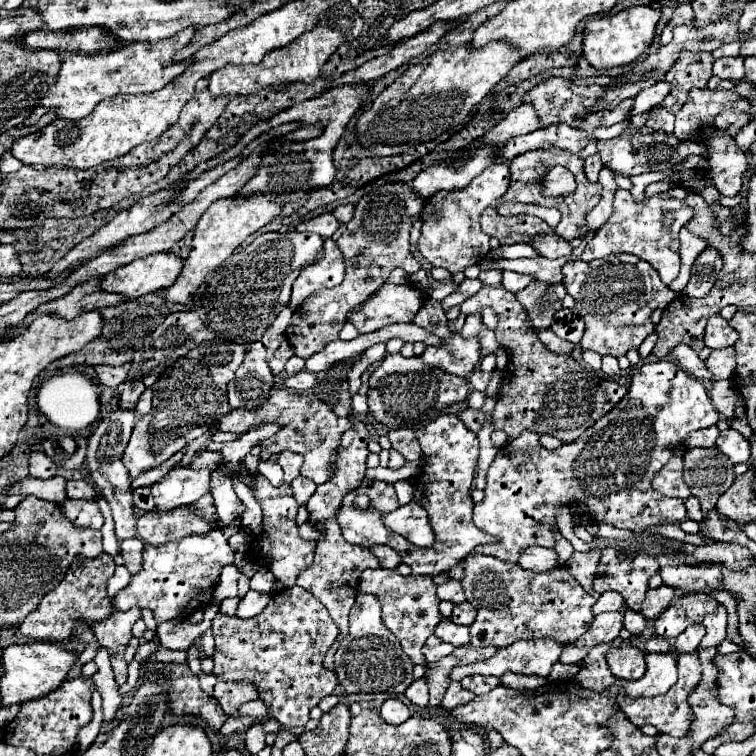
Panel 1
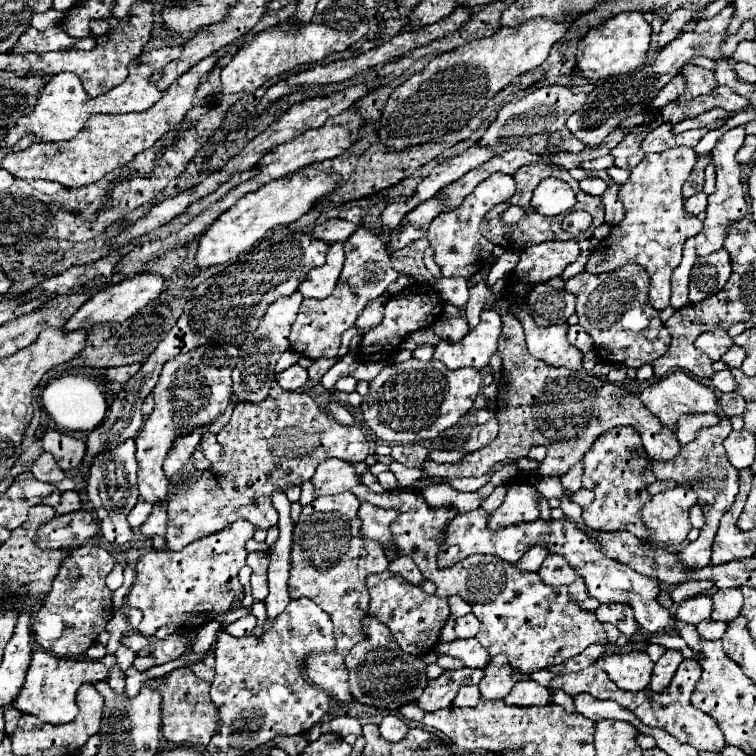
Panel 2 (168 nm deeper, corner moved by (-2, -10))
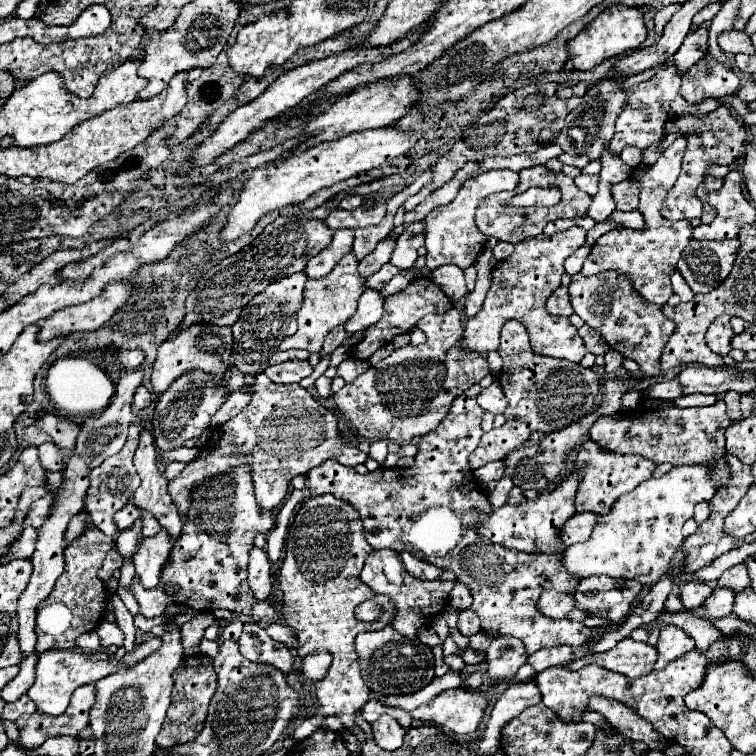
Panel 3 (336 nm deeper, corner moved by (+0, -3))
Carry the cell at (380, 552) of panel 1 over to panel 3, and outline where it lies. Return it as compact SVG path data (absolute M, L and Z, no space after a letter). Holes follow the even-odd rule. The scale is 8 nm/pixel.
M407 552L401 554L401 560L403 560L405 568L411 572L411 576L421 578L421 580L437 580L441 576L441 572L443 572L441 568L431 566L431 564L427 564L427 562L423 562L423 560L407 554Z

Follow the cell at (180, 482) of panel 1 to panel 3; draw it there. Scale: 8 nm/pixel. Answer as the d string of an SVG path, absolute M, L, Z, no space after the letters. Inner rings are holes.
M143 512L143 536L155 536L161 530L159 522L153 518L155 516L151 516L149 512Z

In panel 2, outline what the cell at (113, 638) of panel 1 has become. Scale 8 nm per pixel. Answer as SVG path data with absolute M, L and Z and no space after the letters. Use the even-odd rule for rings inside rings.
M121 645L119 649L117 649L117 663L119 663L119 667L123 669L123 671L127 671L127 667L133 663L133 659L135 659L135 653L129 649L129 647L125 647L125 645Z

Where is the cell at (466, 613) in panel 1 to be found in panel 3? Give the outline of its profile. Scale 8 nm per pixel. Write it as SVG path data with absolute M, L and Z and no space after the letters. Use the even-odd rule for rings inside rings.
M461 610L461 612L459 612L457 628L459 628L459 632L461 632L463 636L473 636L473 634L477 634L477 632L481 630L477 614L475 614L473 610Z

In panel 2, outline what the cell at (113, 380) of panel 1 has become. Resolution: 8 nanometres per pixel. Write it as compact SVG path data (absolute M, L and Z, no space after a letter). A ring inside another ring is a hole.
M135 363L135 365L127 365L127 367L115 367L115 369L109 369L107 371L107 379L109 381L117 381L117 383L125 383L131 375L135 375L139 371L141 363Z

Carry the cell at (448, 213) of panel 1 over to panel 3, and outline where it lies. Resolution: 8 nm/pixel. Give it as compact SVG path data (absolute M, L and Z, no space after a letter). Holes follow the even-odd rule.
M489 170L485 174L469 178L461 186L457 198L451 204L439 206L433 212L429 212L425 218L427 270L433 272L435 268L439 268L443 264L455 264L461 270L467 270L487 244L487 236L483 232L479 232L479 228L475 226L475 220L473 220L475 208L481 204L481 200L485 196L495 194L495 192L503 192L503 190L513 190L517 186L517 182L519 182L519 174L513 170Z

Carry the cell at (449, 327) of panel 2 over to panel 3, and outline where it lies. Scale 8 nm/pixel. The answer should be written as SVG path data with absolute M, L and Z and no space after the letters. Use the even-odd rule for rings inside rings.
M457 308L445 314L429 314L417 326L427 334L423 346L393 350L391 356L367 368L351 384L333 394L337 410L349 418L349 426L357 430L359 436L397 444L421 438L443 422L457 396L491 374L483 354L461 352L461 348L457 348L463 332L463 316Z

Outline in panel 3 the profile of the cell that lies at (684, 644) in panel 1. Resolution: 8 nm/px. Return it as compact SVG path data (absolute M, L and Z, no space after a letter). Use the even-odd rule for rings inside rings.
M715 588L709 600L705 600L705 606L703 606L705 618L719 620L729 616L733 610L733 600L735 600L735 594L731 588Z

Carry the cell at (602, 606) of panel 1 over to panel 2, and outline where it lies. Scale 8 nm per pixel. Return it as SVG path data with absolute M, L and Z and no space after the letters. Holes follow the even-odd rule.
M605 603L600 604L599 609L595 611L597 619L601 623L611 623L627 637L631 637L637 631L637 621L633 617L633 611L627 604Z

